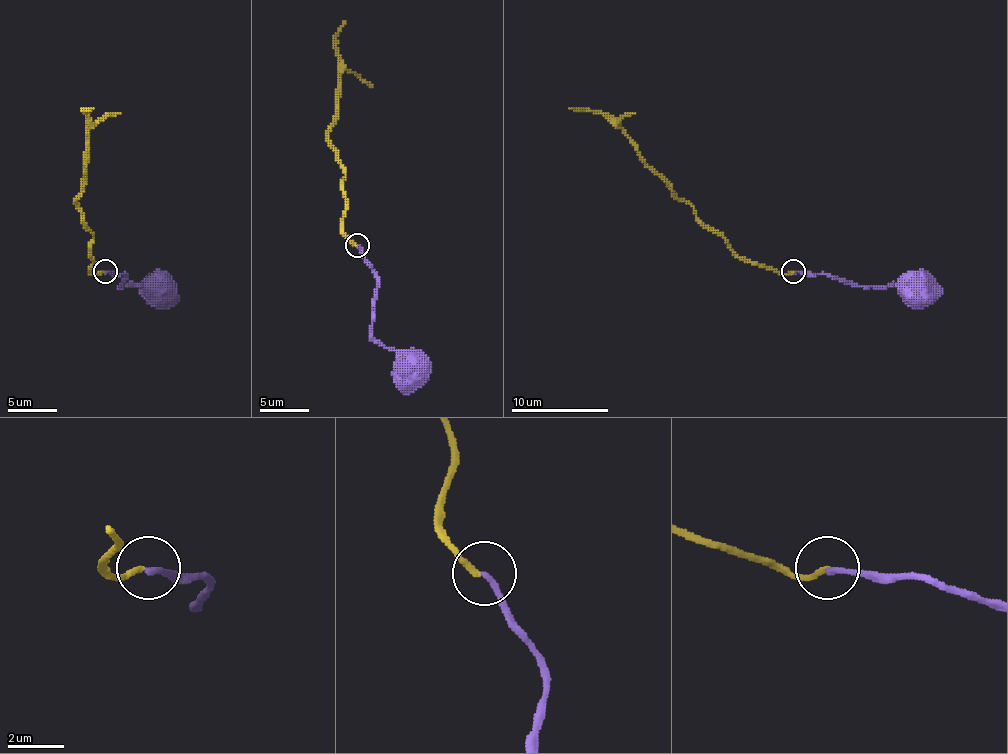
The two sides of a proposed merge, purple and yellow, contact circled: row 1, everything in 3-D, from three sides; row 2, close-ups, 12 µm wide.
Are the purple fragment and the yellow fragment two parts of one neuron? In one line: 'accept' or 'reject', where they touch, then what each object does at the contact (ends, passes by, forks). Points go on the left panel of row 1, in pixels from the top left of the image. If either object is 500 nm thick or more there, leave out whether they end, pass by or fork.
reject | (105, 271) | purple ends | yellow ends

